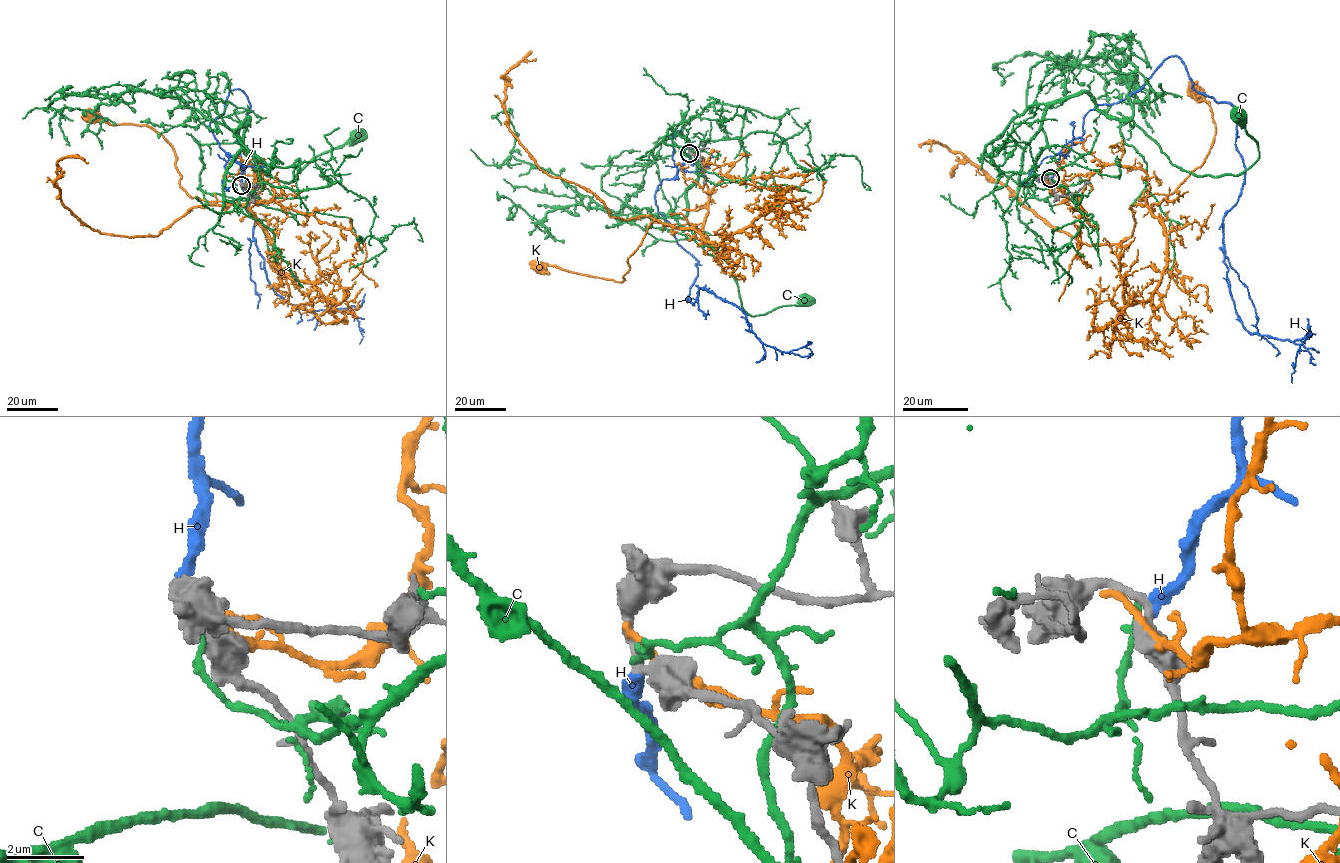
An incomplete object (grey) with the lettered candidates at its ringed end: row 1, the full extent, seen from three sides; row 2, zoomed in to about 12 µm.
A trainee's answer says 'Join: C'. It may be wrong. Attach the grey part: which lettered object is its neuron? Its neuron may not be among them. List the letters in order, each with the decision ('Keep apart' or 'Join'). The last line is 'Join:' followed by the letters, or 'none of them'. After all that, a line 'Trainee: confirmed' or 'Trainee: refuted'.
C: Keep apart
H: Join
K: Keep apart
Join: H
Trainee: refuted

